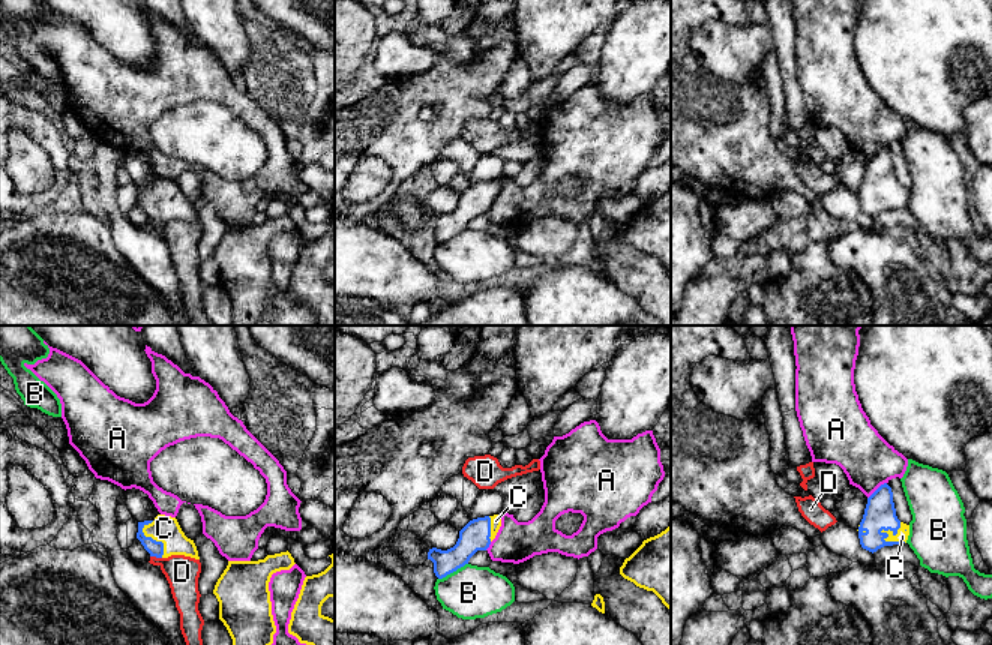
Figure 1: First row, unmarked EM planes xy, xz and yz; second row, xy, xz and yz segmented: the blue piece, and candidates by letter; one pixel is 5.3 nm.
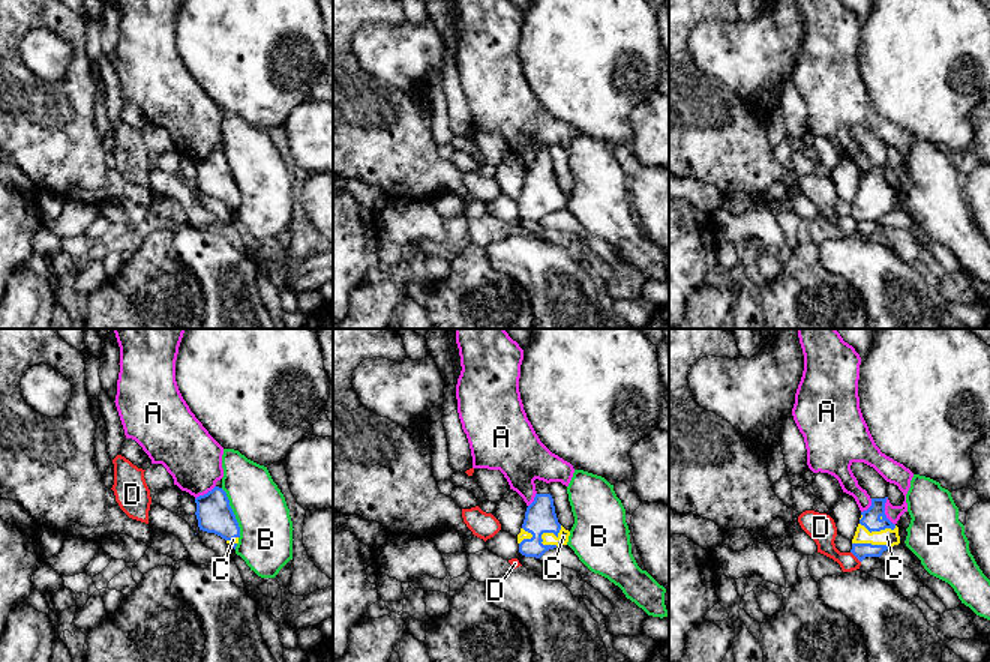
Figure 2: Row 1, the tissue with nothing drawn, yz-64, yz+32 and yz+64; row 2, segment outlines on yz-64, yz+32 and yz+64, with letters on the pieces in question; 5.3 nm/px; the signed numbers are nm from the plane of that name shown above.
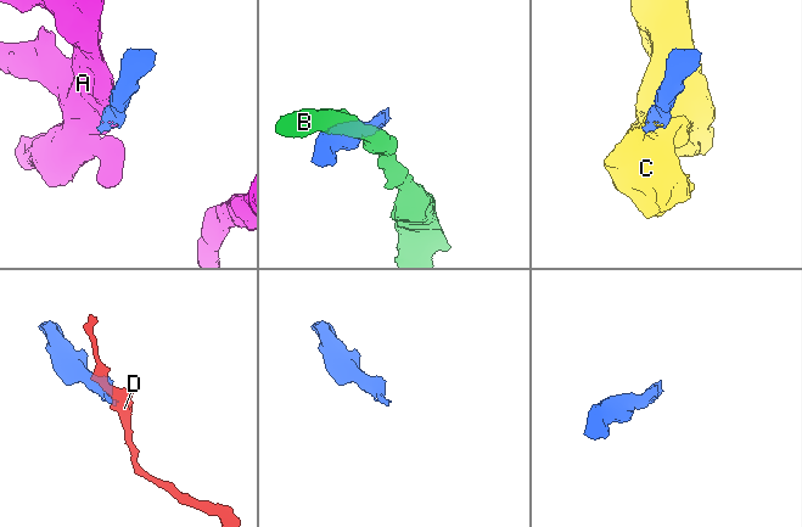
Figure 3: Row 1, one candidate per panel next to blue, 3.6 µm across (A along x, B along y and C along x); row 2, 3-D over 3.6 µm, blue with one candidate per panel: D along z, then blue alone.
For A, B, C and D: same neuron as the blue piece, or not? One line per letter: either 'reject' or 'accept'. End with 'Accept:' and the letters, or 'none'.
A: reject
B: reject
C: accept
D: reject
Accept: C

